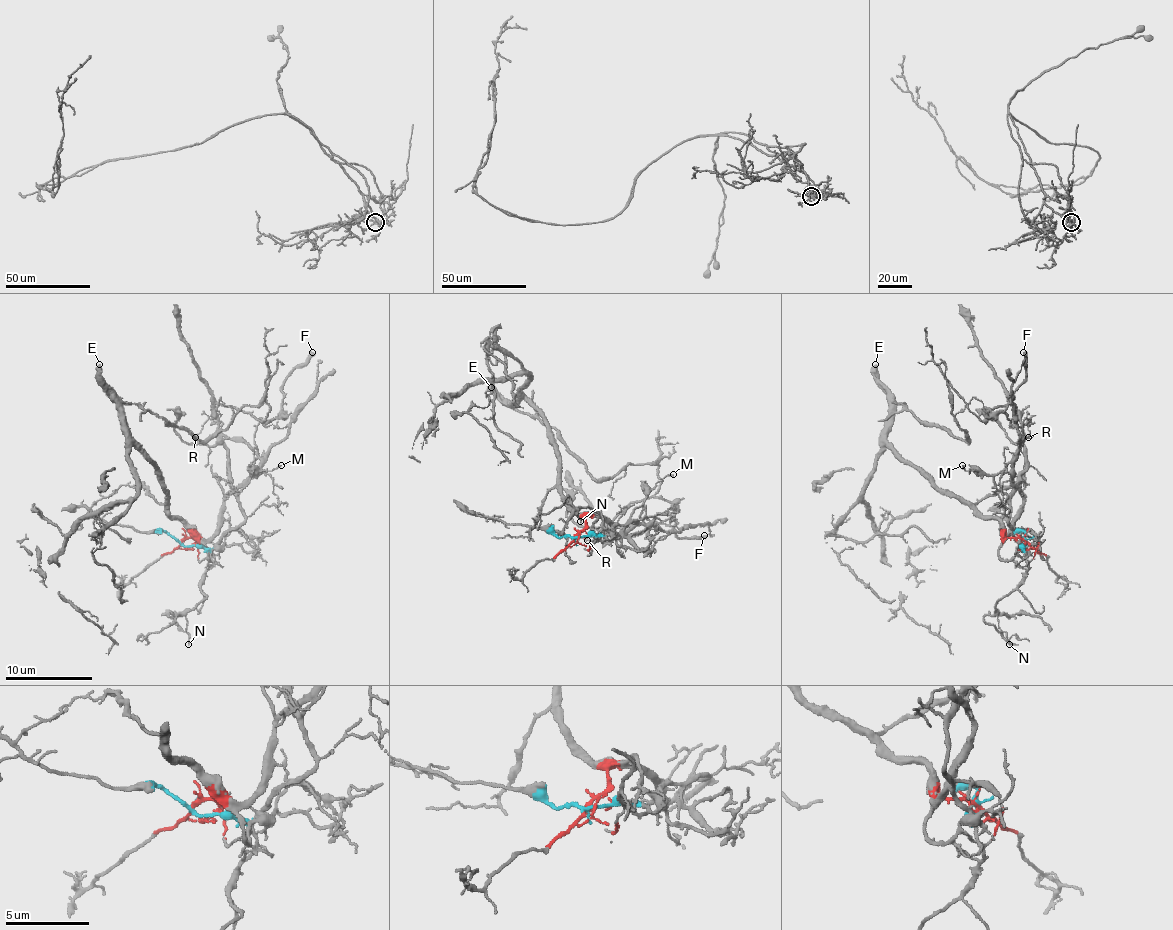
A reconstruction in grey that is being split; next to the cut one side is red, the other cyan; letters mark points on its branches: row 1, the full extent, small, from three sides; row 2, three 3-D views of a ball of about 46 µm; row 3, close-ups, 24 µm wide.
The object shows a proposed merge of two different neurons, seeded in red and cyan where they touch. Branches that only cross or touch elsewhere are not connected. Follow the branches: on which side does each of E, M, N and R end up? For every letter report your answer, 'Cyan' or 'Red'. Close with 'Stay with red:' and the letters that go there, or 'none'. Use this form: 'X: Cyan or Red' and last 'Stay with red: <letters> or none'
E: Red
M: Cyan
N: Cyan
R: Red
Stay with red: E, R

